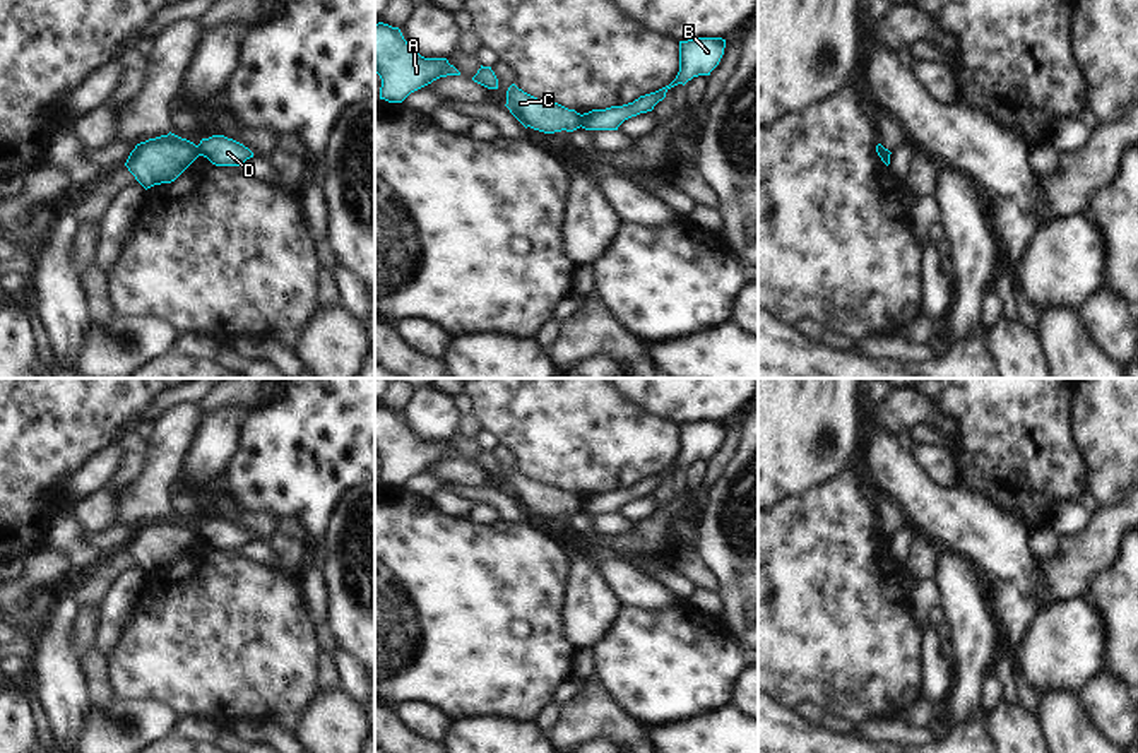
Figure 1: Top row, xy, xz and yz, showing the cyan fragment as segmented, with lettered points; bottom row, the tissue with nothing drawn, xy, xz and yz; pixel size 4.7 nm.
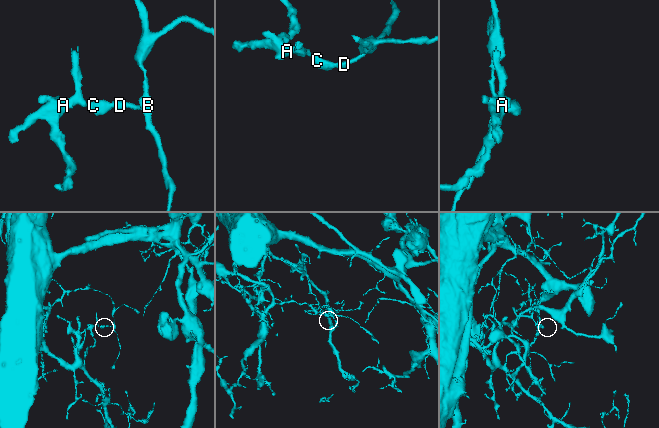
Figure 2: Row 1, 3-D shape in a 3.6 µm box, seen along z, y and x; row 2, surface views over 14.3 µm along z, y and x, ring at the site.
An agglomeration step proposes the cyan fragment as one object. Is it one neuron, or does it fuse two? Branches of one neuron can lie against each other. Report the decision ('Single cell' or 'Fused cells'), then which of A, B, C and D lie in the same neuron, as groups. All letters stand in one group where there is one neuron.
Fused cells. Groups: A C / B D

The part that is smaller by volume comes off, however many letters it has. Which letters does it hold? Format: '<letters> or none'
B, D

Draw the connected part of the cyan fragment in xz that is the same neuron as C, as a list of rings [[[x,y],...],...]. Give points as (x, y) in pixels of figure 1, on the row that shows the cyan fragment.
[[[515,84],[507,91],[507,104],[510,113],[527,128],[534,128],[544,133],[573,132],[580,128],[582,115],[575,110],[568,110],[558,103],[548,103],[537,99]]]

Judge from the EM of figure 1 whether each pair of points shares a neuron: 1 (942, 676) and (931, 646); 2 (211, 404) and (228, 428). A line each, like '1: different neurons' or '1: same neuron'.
1: same neuron
2: different neurons

